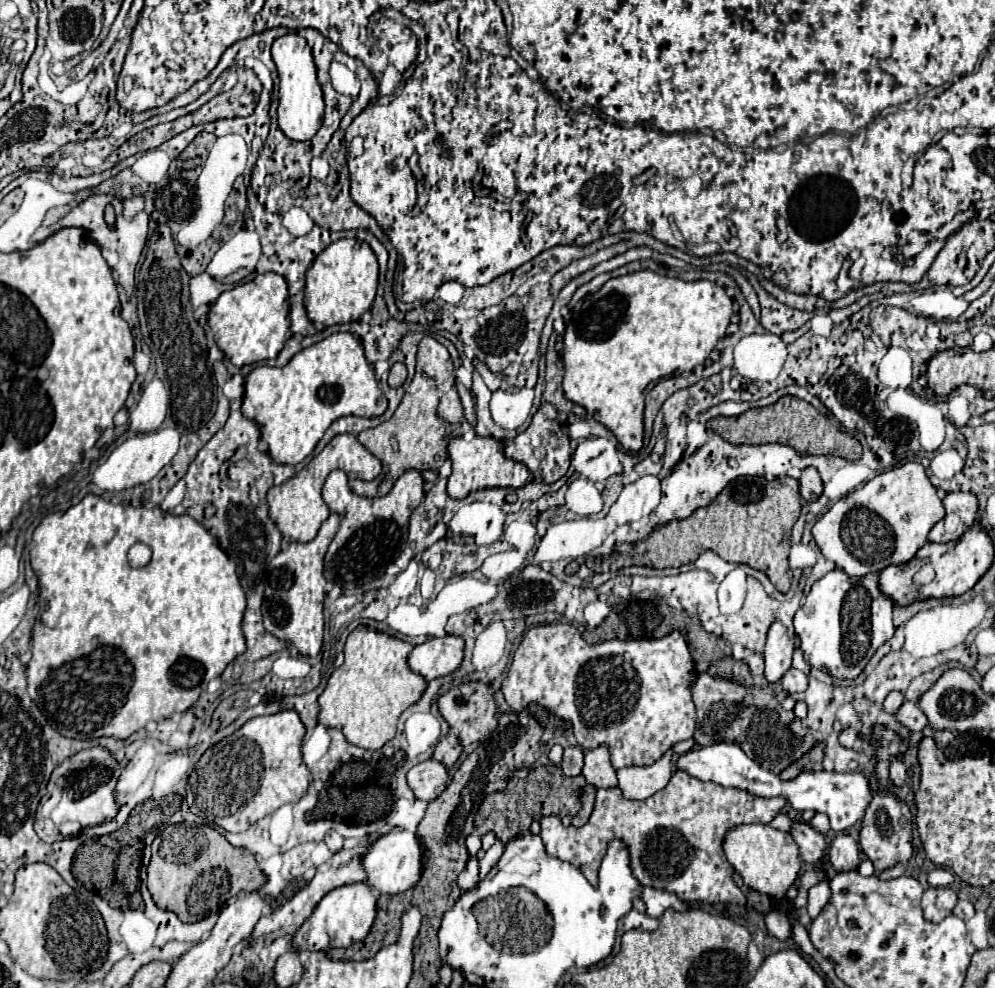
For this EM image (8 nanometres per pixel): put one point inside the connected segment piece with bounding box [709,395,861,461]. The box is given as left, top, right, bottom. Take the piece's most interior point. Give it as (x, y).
(791, 421)

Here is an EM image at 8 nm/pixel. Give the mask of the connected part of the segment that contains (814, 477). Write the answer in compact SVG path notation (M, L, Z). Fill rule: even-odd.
M811 467L803 469L799 483L801 483L801 497L805 501L817 499L823 493L823 483L821 483L821 477L819 477L817 469L811 469Z

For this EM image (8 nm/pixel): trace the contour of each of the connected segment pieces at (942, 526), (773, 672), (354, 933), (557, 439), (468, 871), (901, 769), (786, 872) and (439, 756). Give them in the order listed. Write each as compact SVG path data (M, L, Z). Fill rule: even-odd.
M947 493L943 499L945 505L945 519L941 519L929 533L929 541L933 543L947 543L957 541L977 519L977 497L973 493Z
M773 621L765 643L765 677L769 683L779 681L791 667L791 657L795 651L795 637L789 635L781 621Z
M367 881L343 885L343 887L329 891L319 901L319 905L311 913L311 917L297 929L295 939L293 939L293 947L303 953L303 951L333 949L333 947L347 949L355 941L361 941L369 933L369 929L375 921L377 899L379 899L379 893L375 893L371 889L371 885L367 885Z
M543 403L539 407L539 411L531 419L531 425L523 433L519 433L511 441L505 441L505 455L509 459L515 459L515 461L527 465L533 479L541 481L541 483L555 483L557 479L561 479L569 469L571 453L573 451L569 445L565 417L551 403Z
M469 859L465 869L459 873L459 879L457 879L457 885L461 889L461 893L467 893L467 889L475 889L475 885L479 883L479 867L477 867L477 859Z
M895 759L889 767L889 777L891 777L891 783L895 787L903 787L905 785L905 763L901 759Z
M739 825L739 827L733 827L727 833L723 849L725 849L729 863L743 877L745 885L749 885L751 889L765 893L773 899L785 897L787 889L795 883L799 869L801 869L799 847L795 845L793 837L789 833L773 829L771 825Z
M449 733L447 737L443 737L437 747L435 747L435 753L433 753L433 759L437 759L439 763L443 763L447 769L451 769L455 765L455 761L459 759L461 755L461 745L457 741L457 737L453 733Z

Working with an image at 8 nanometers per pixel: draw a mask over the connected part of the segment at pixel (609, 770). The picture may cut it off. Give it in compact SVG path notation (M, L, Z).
M605 745L585 753L583 775L585 775L587 783L591 783L597 789L617 787L617 771L611 765L611 755L609 755L609 749Z

